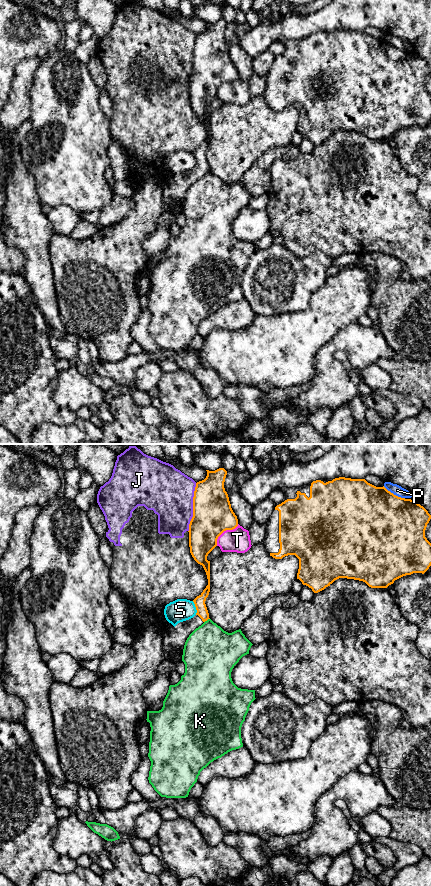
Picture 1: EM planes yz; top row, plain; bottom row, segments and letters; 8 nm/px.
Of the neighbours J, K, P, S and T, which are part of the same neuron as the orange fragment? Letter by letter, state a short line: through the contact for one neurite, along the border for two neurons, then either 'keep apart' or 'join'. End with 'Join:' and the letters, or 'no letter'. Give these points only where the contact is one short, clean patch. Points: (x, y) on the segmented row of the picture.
J: keep apart
K: line yz (209, 618), (204, 622); keep apart
P: line yz (383, 486), (404, 498); keep apart
S: line yz (192, 601), (196, 614); keep apart
T: keep apart
Join: no letter

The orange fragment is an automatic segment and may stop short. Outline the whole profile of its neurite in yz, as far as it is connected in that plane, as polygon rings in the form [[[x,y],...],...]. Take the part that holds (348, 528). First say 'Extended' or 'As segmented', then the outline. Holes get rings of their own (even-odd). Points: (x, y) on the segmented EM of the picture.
Extended. [[[345,477],[318,479],[301,487],[279,490],[284,493],[284,499],[267,522],[265,548],[275,559],[295,555],[299,559],[297,579],[314,593],[339,578],[363,581],[371,588],[387,588],[403,576],[424,574],[431,566],[431,543],[425,537],[431,515],[418,502],[398,497],[384,486],[376,487],[365,479]]]

